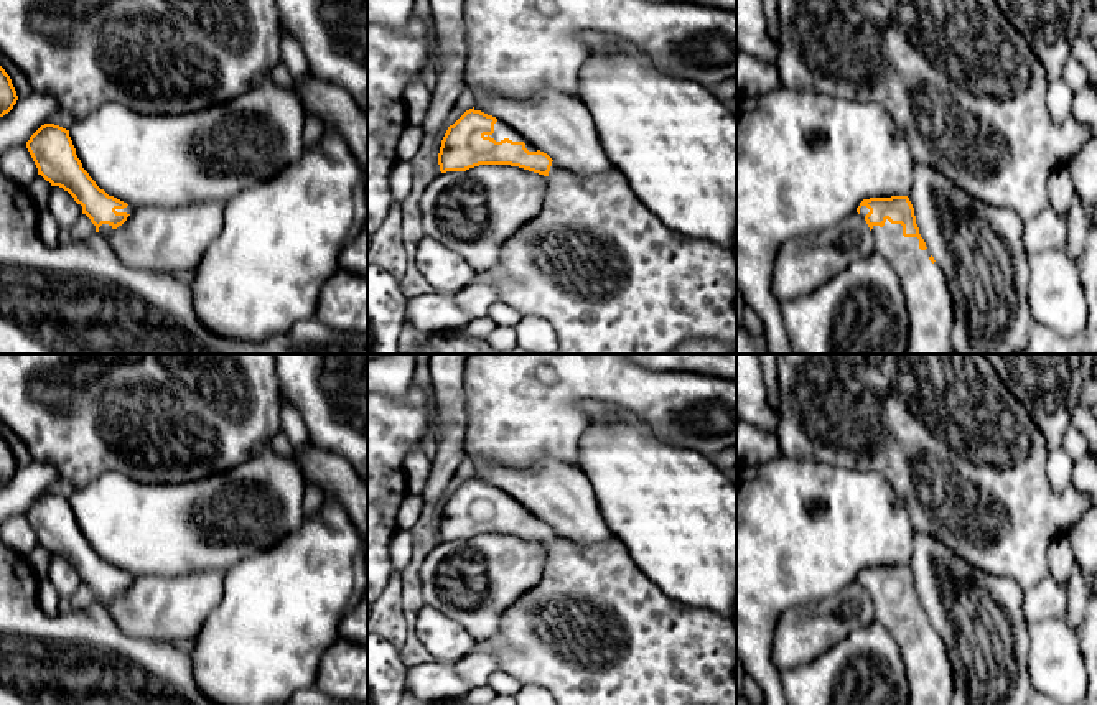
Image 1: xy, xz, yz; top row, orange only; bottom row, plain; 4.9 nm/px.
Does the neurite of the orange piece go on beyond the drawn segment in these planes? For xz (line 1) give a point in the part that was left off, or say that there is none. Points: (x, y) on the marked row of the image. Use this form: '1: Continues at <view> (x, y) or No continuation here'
1: Continues at xz (608, 275)

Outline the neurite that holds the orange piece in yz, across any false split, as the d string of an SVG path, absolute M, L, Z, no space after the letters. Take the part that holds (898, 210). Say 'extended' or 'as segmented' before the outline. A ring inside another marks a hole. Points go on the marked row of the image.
extended; M908 196L863 199L857 212L866 221L875 252L898 273L908 313L906 354L954 354L955 310L944 270L919 234Z

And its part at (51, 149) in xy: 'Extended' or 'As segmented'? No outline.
Extended

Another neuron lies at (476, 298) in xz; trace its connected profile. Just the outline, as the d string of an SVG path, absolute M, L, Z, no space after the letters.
M476 277L451 296L471 320L488 316L489 308L501 301L492 282L481 277Z

